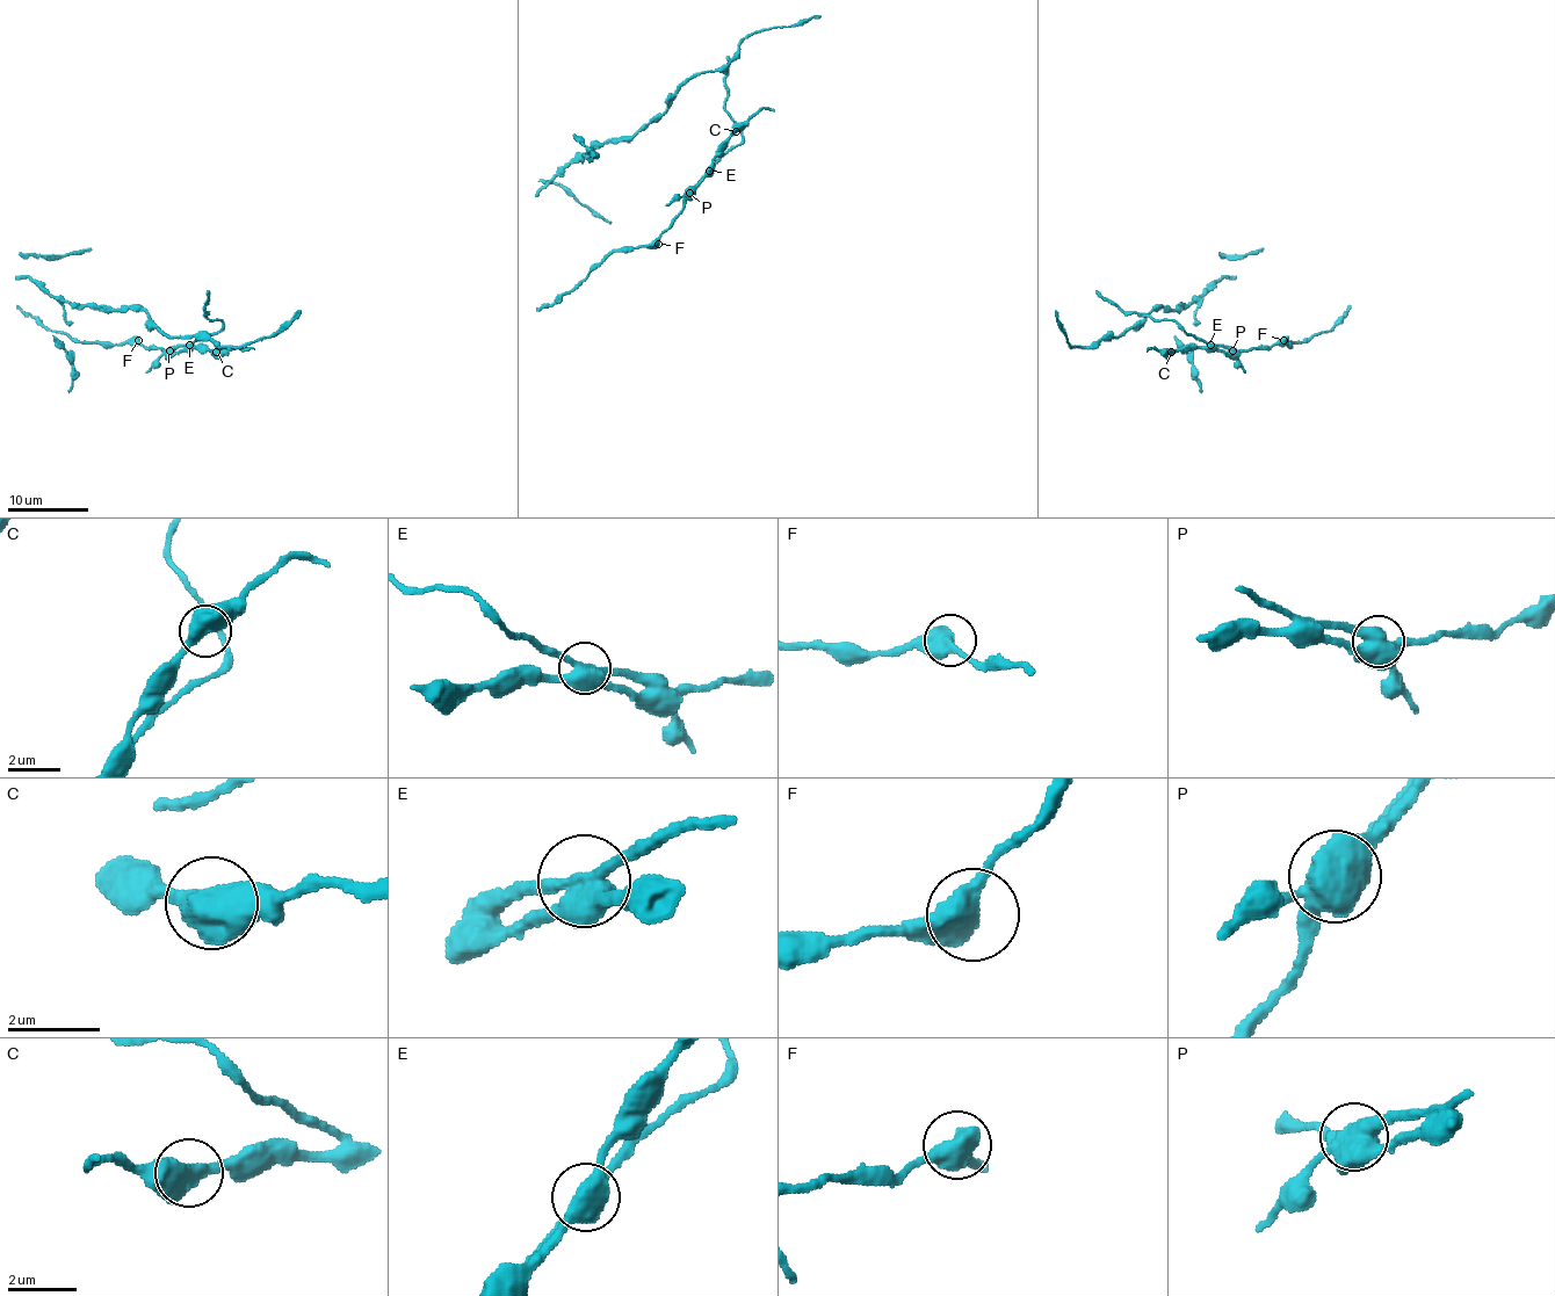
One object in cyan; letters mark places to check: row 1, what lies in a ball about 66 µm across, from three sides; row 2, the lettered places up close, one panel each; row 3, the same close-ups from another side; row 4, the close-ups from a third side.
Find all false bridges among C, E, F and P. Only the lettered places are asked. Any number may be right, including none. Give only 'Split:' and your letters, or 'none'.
Split: E, P

